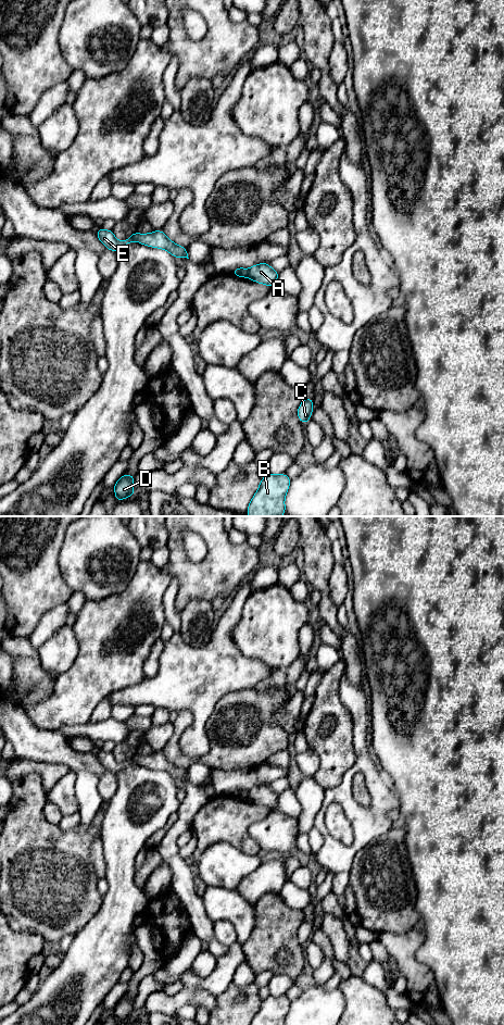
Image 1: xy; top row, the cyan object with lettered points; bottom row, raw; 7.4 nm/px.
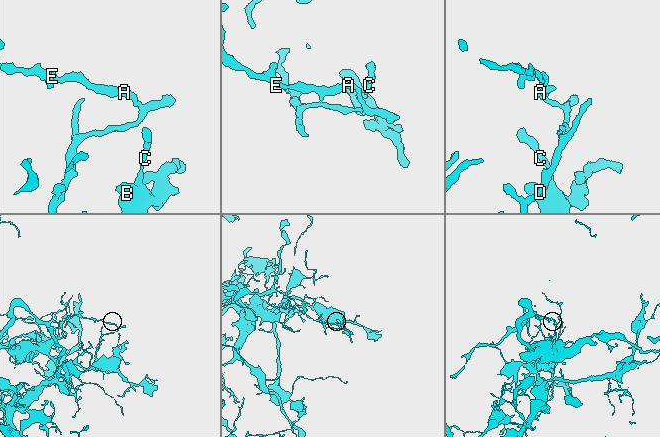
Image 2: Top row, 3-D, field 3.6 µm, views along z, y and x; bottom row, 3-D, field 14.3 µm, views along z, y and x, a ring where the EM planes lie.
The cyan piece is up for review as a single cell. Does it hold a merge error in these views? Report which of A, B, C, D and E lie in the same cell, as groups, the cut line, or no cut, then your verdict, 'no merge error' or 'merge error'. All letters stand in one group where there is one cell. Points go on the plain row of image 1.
A B C D / E; cut in xy along (247, 791), (248, 798); merge error

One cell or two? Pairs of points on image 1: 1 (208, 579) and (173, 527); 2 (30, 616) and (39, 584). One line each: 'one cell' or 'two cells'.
1: one cell
2: one cell

